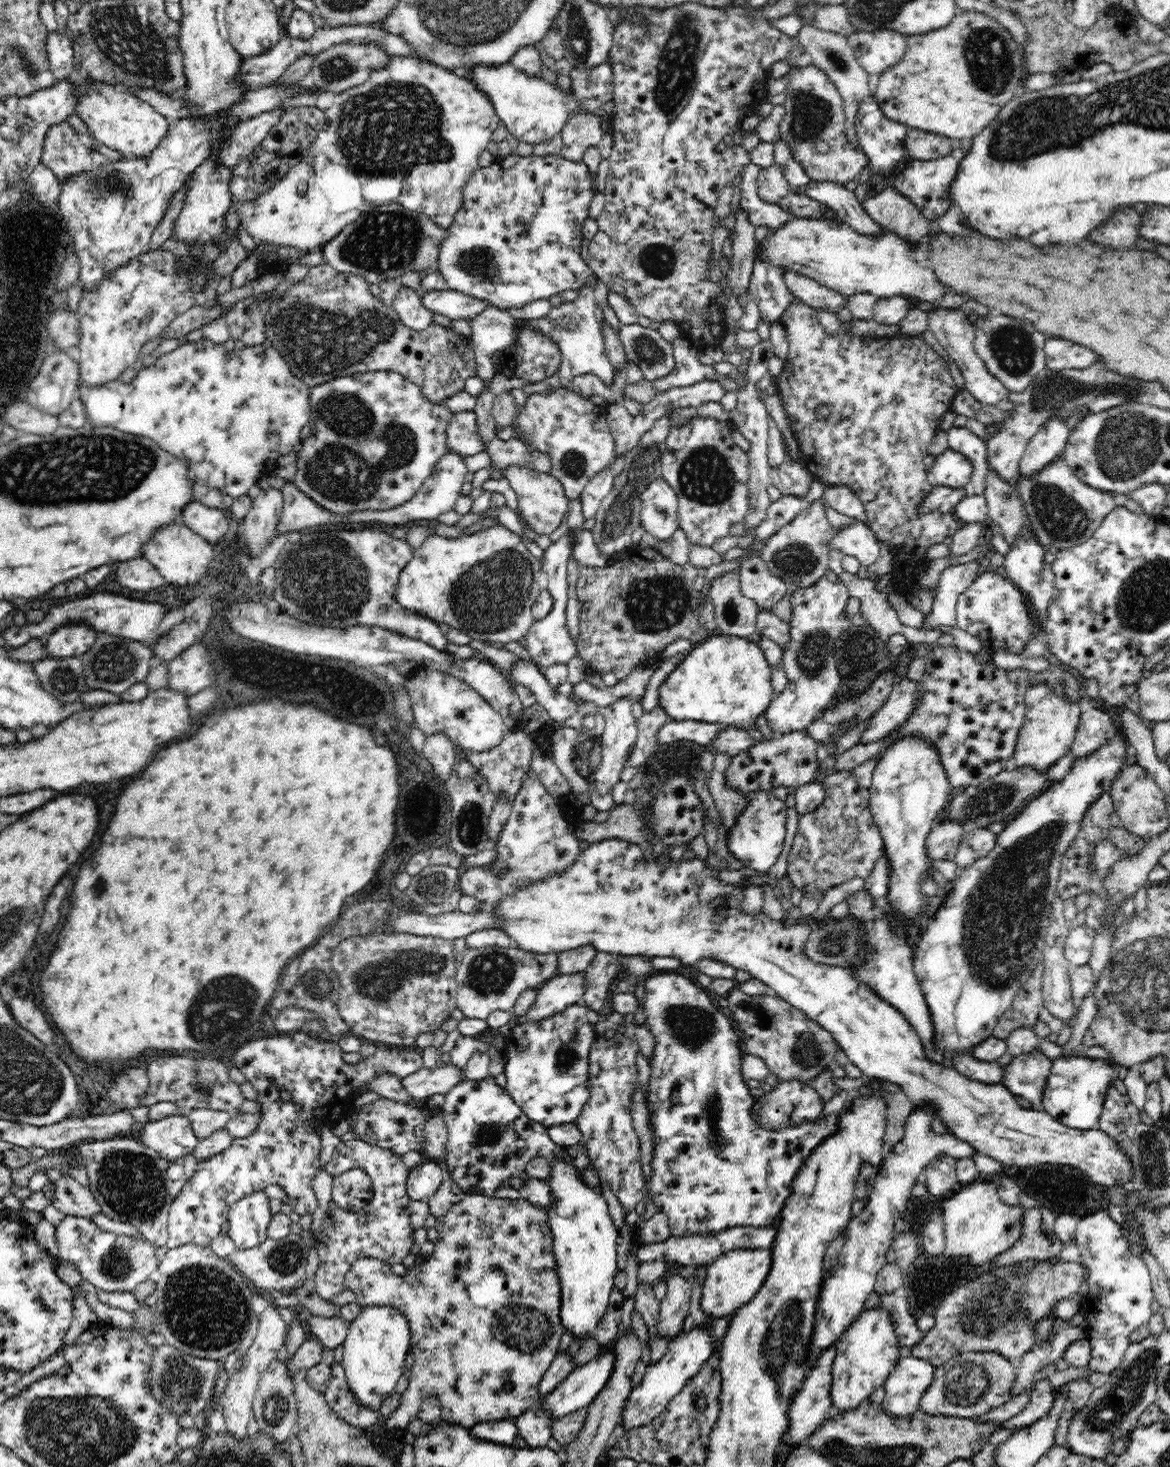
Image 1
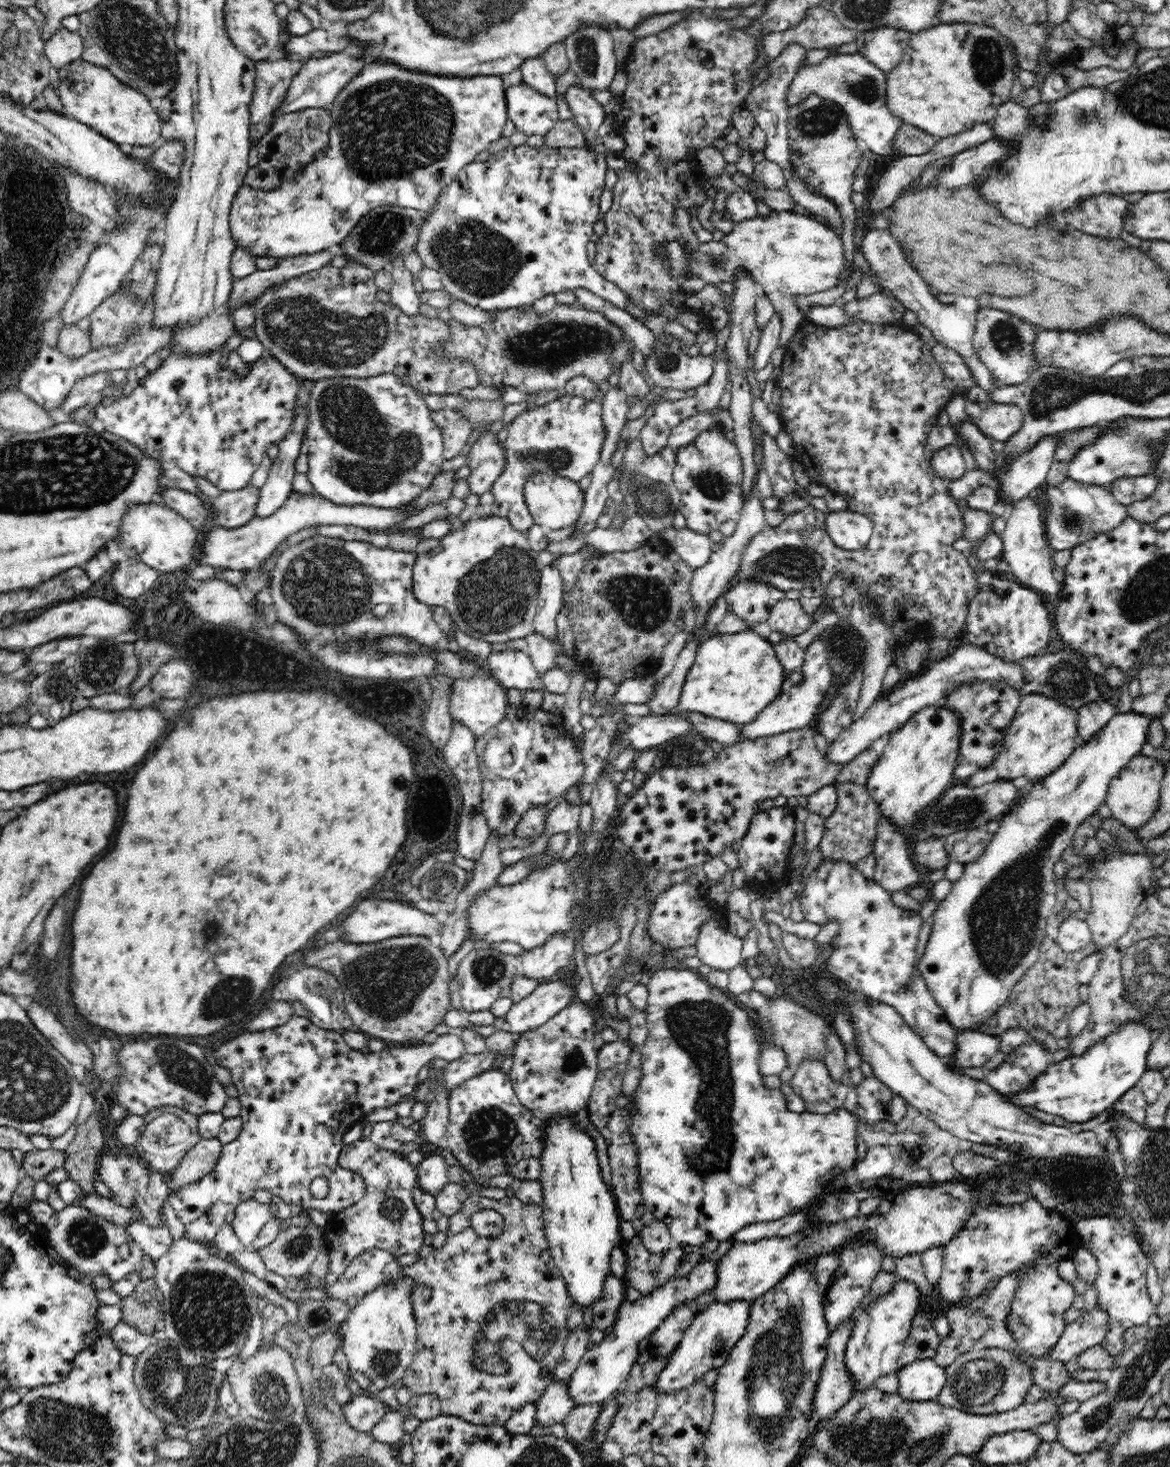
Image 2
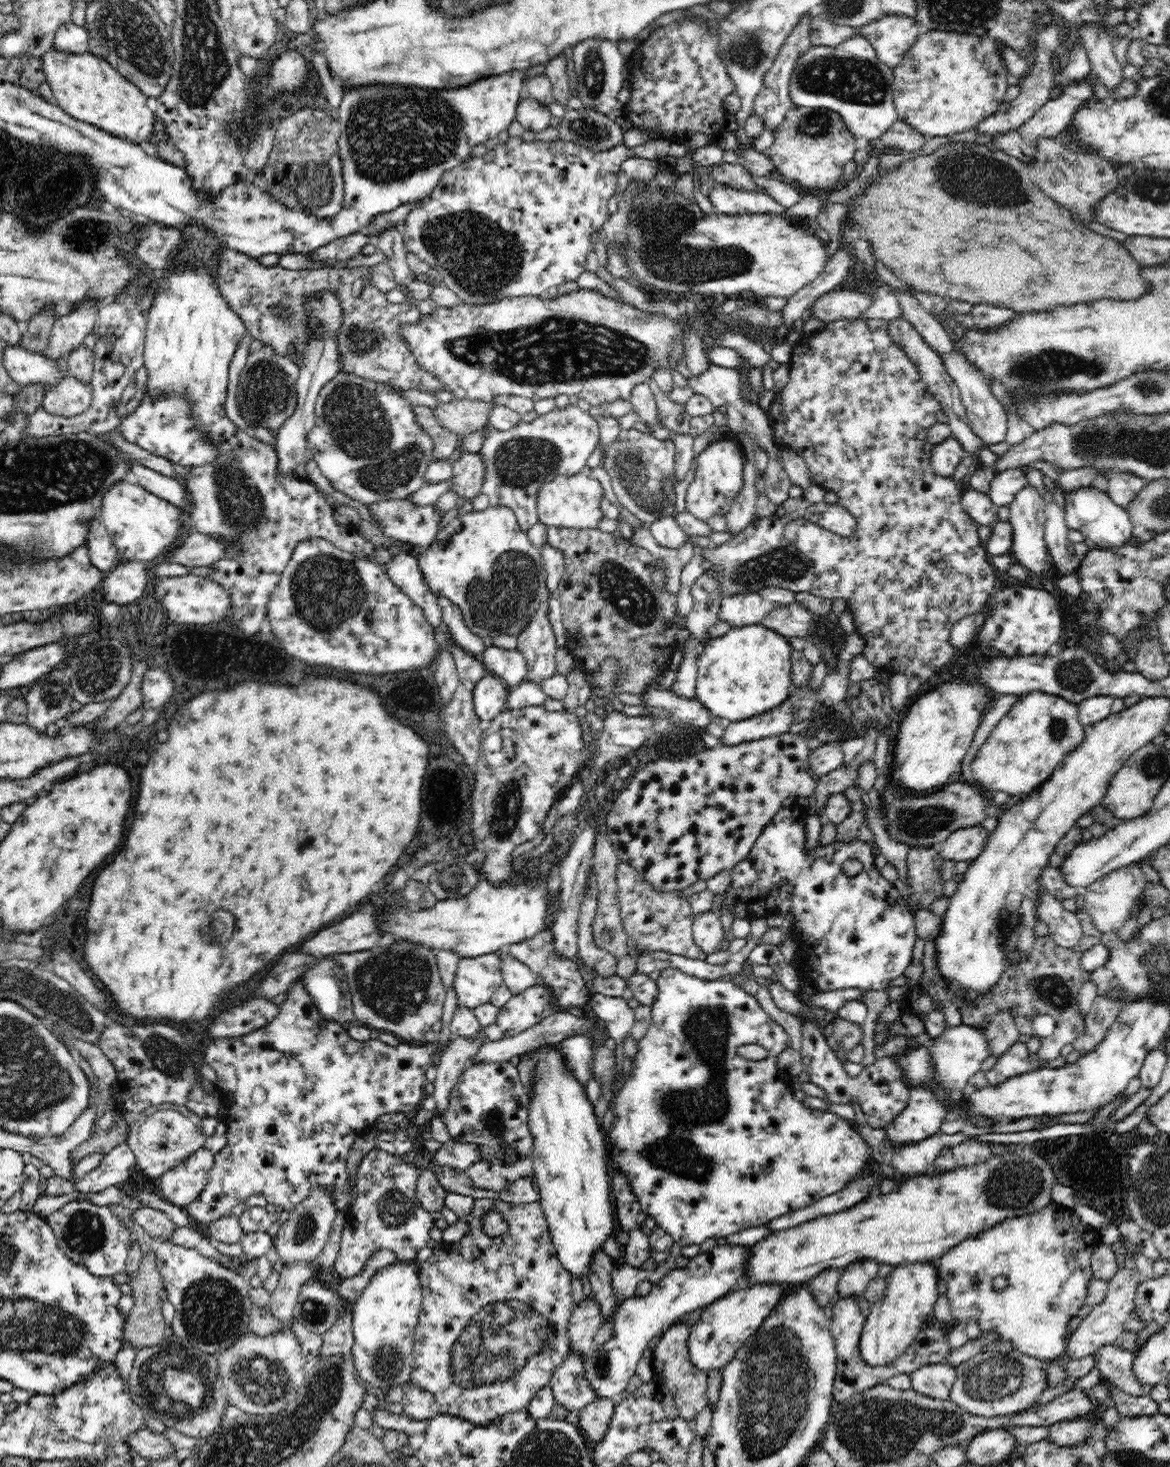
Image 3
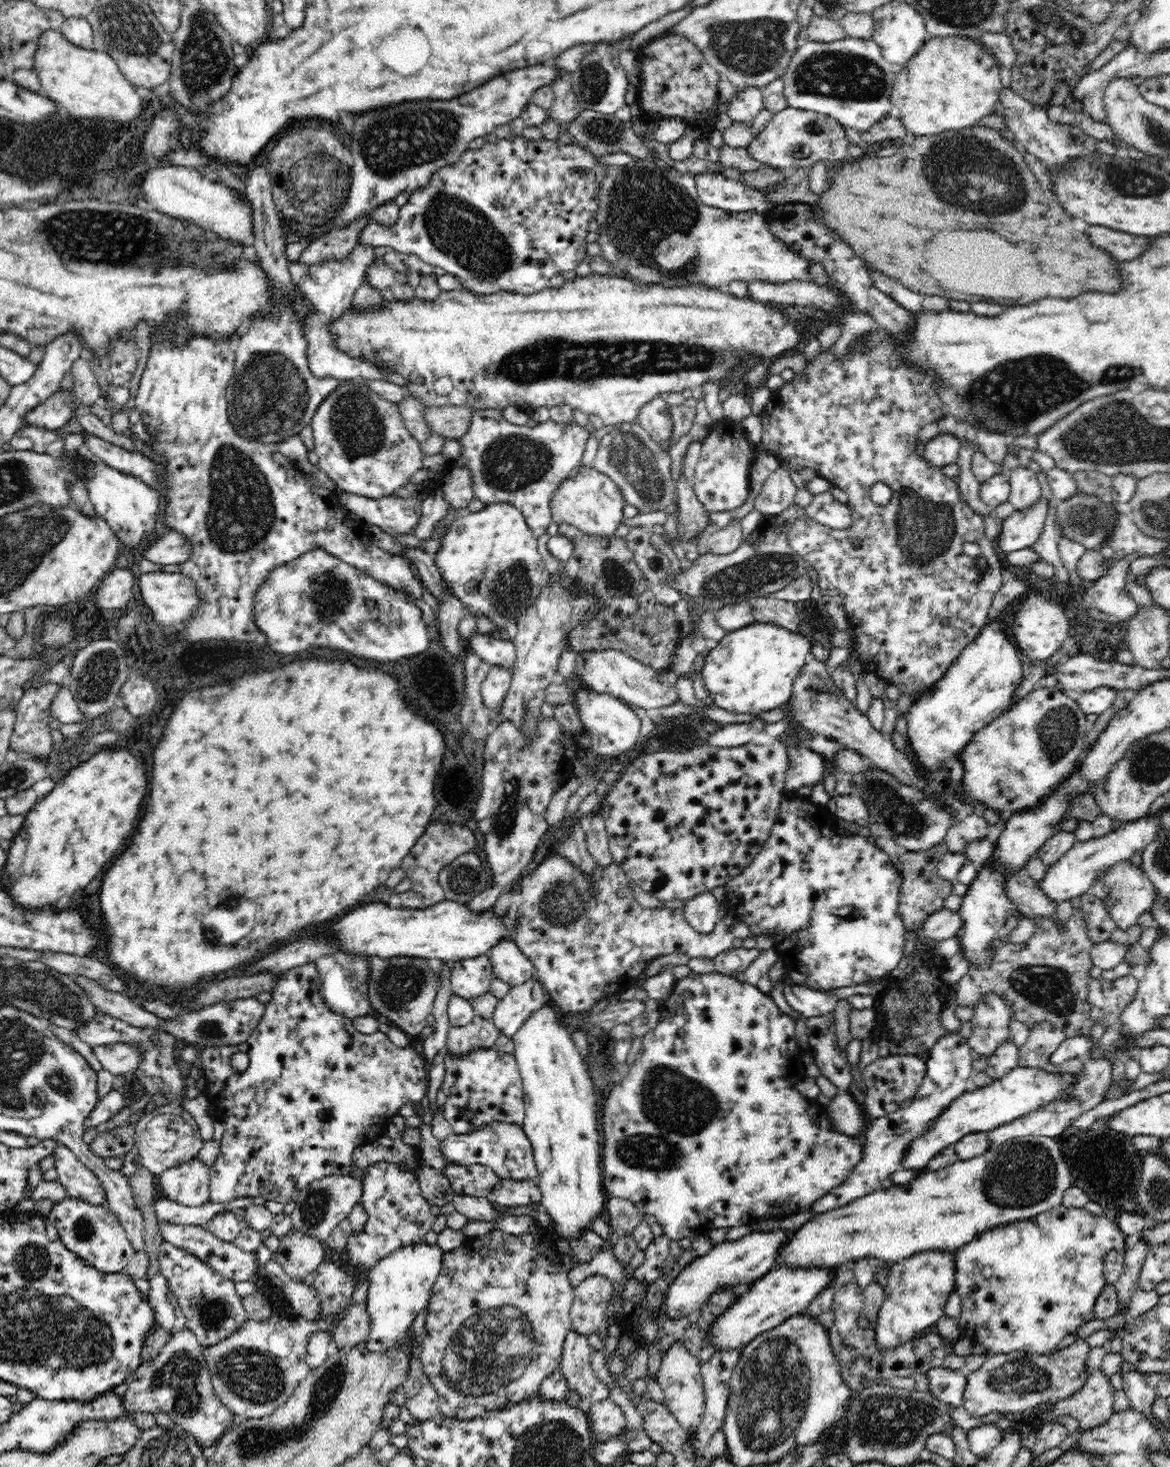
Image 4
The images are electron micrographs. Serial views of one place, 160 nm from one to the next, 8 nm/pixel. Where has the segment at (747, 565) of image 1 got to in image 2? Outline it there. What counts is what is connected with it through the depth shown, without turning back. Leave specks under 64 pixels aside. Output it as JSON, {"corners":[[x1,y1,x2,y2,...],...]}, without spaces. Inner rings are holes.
{"corners":[[753,578,740,579,725,597,729,609,750,625,766,621,772,607,786,598,779,588]]}

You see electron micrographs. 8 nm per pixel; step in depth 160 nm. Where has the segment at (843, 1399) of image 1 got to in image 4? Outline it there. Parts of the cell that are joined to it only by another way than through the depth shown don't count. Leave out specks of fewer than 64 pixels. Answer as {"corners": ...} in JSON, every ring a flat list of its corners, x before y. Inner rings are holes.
{"corners":[[940,1250,916,1254,891,1264,887,1275,888,1284,884,1287,885,1300,872,1326,873,1347,879,1352,888,1352,887,1350,919,1338,926,1328,934,1326,945,1313,949,1295,955,1293,954,1274,955,1254]]}

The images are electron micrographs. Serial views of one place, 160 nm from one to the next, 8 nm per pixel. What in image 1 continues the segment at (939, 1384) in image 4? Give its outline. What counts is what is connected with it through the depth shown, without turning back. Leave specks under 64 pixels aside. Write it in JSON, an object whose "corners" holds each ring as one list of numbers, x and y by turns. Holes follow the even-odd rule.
{"corners":[[900,1358,884,1381,882,1411,890,1417,903,1417,917,1411,918,1402,932,1384,935,1368,918,1358]]}

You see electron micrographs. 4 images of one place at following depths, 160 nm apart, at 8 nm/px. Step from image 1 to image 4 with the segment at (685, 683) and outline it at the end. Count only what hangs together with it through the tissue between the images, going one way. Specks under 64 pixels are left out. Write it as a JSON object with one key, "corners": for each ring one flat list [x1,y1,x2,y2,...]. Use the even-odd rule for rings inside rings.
{"corners":[[758,623,729,631,726,636,709,646,701,674,713,704,736,714,759,715,788,704,793,693,793,682,811,654,812,642,800,633,782,627]]}

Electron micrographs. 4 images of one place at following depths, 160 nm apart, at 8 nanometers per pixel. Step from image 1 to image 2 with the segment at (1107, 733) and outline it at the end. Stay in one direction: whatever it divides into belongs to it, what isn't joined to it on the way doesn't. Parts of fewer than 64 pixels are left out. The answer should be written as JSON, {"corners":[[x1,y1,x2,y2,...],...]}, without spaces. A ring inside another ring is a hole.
{"corners":[[1106,701,1088,703,1076,711,1080,744,1090,742,1094,735,1099,733,1117,714,1117,709]]}

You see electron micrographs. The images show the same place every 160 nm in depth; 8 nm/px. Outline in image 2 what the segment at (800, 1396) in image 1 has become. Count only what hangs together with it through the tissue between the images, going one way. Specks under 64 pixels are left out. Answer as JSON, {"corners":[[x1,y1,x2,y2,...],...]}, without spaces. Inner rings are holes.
{"corners":[[848,1321,837,1326,827,1338,826,1356,812,1398,812,1417,819,1424,831,1418,854,1394,854,1385,848,1375,844,1356,850,1328,852,1322]]}

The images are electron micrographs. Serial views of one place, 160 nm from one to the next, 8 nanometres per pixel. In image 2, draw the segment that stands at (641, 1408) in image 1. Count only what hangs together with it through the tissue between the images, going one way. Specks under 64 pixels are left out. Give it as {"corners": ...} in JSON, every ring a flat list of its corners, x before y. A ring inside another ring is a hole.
{"corners":[[751,1302,711,1303,708,1308,696,1314,692,1324,684,1331,676,1350,668,1356,666,1366,650,1386,654,1389,655,1396,680,1392,692,1383,702,1380,709,1370,719,1370,726,1363,730,1349,734,1348,738,1338,746,1332,750,1308]]}

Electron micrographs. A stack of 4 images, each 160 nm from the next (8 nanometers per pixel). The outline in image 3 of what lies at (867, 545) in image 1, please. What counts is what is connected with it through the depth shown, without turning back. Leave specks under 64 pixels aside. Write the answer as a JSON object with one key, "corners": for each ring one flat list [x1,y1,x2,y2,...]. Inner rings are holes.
{"corners":[[822,501,818,504,810,504,804,518,846,538,854,535,857,527,857,518,838,502,827,504]]}

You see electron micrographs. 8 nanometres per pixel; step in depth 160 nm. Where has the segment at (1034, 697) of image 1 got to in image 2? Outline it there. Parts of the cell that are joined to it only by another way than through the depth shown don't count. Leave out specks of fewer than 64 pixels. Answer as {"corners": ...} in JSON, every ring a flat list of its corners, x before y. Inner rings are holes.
{"corners":[[1040,693,1024,695,1005,736,1004,750,993,766,999,779,1013,781,1021,776,1044,779,1062,766,1080,744,1077,711]]}

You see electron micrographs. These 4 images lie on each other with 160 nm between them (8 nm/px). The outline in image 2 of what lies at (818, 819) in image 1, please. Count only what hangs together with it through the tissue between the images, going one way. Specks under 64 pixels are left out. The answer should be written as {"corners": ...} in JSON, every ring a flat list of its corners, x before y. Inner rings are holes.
{"corners":[[834,782,833,785,837,793,837,804,830,816,822,818,824,831,818,844,818,850,821,852,820,865,828,861,834,863,844,861,856,869,858,862,868,858,873,853,878,826,882,820,881,813,877,803,870,797,866,786,857,786,850,782]]}

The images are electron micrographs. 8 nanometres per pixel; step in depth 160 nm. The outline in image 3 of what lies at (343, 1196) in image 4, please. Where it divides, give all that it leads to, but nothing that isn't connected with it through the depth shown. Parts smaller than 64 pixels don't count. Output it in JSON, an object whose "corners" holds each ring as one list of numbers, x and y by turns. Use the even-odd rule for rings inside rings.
{"corners":[[322,1187,313,1188,311,1195,289,1212,290,1218,282,1224,278,1234,273,1237,273,1246,280,1257,280,1262,285,1266,316,1264,318,1256,328,1241,332,1231,332,1222,337,1218,337,1213,336,1206,332,1205,330,1193,324,1191]]}

